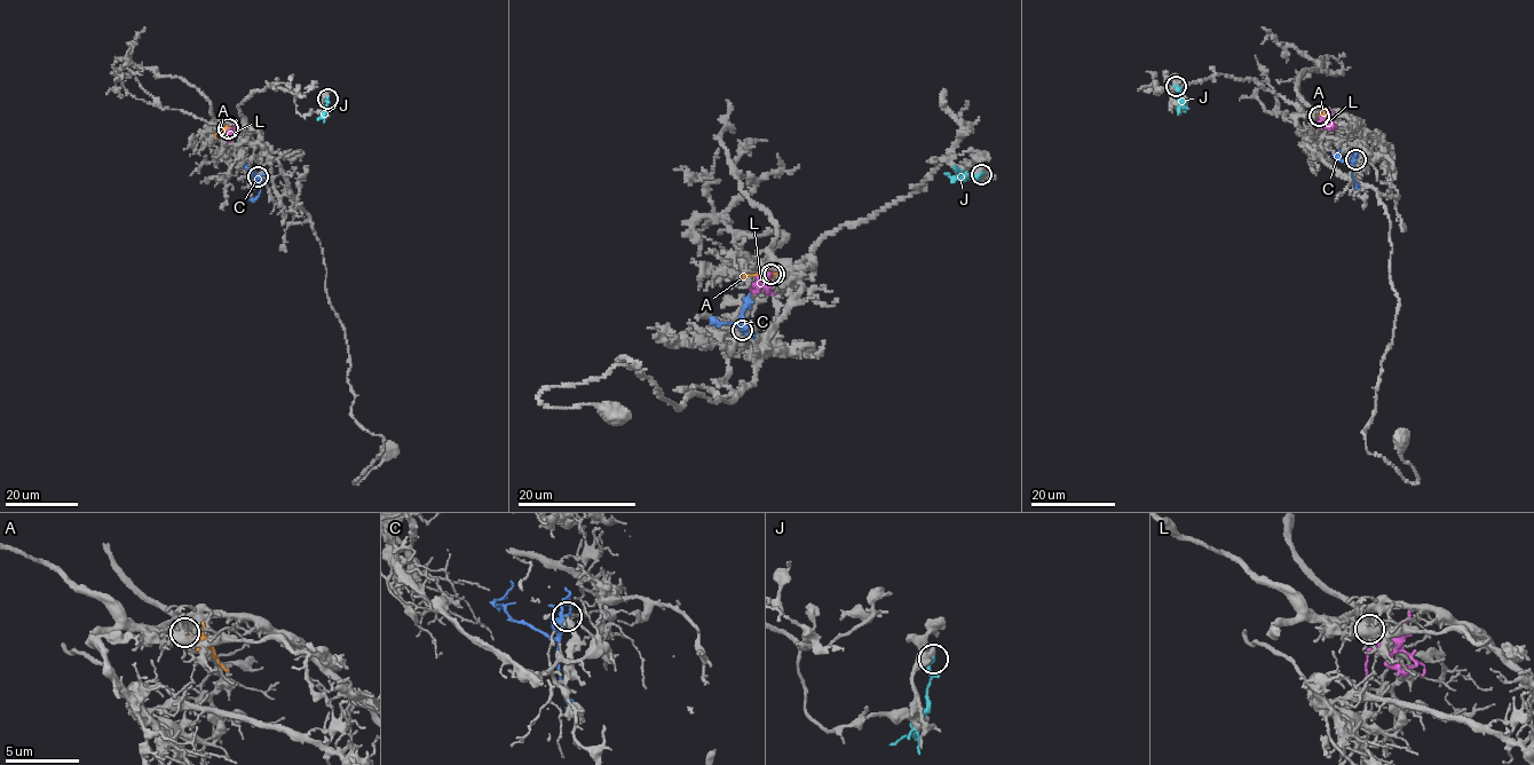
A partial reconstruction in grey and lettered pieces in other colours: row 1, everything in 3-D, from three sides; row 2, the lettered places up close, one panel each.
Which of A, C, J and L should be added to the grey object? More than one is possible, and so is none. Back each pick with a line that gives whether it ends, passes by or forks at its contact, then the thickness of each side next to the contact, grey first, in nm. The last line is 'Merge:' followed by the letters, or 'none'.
L: it ends | 130/220 nm
Merge: L

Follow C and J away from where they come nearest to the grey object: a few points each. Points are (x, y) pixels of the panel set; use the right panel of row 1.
C: (1355, 159), (1351, 165), (1342, 162), (1335, 155), (1339, 149)
J: (1176, 86), (1185, 111)

